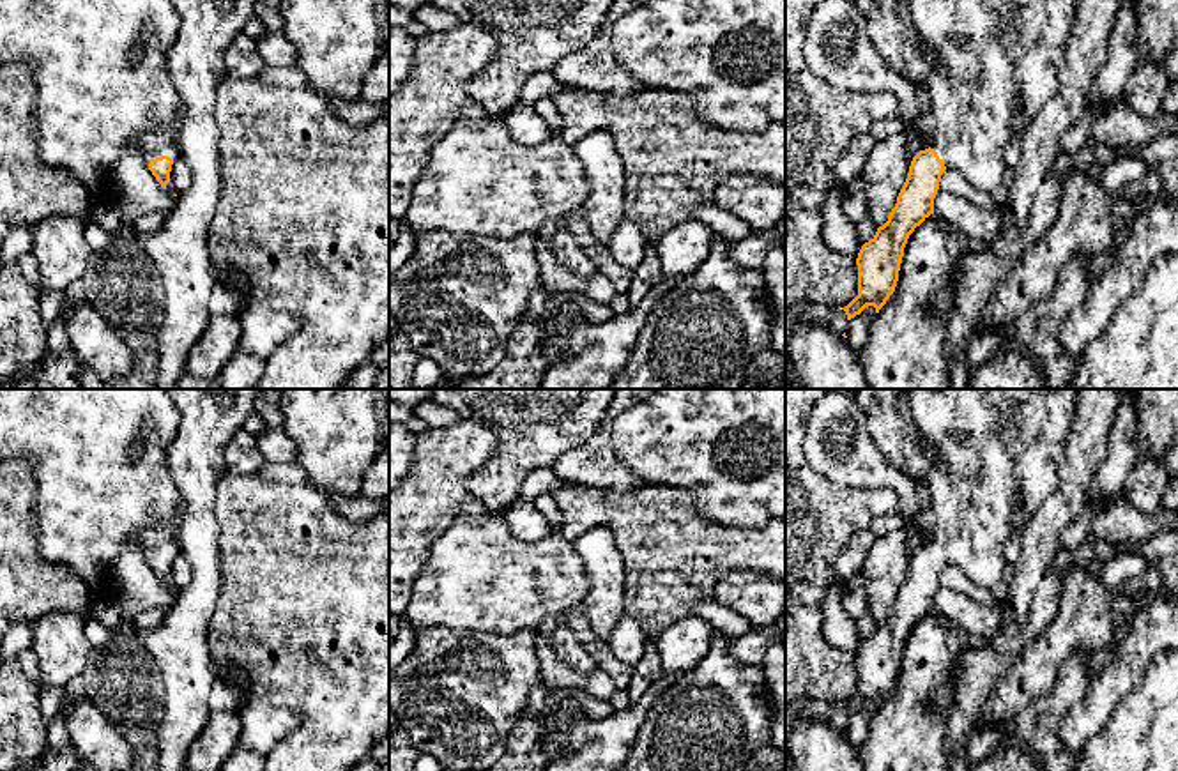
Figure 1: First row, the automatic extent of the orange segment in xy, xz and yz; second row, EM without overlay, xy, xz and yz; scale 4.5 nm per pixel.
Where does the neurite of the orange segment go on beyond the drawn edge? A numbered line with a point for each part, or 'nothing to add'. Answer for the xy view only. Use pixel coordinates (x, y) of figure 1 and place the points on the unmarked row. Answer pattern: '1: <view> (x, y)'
1: xy (99, 455)

